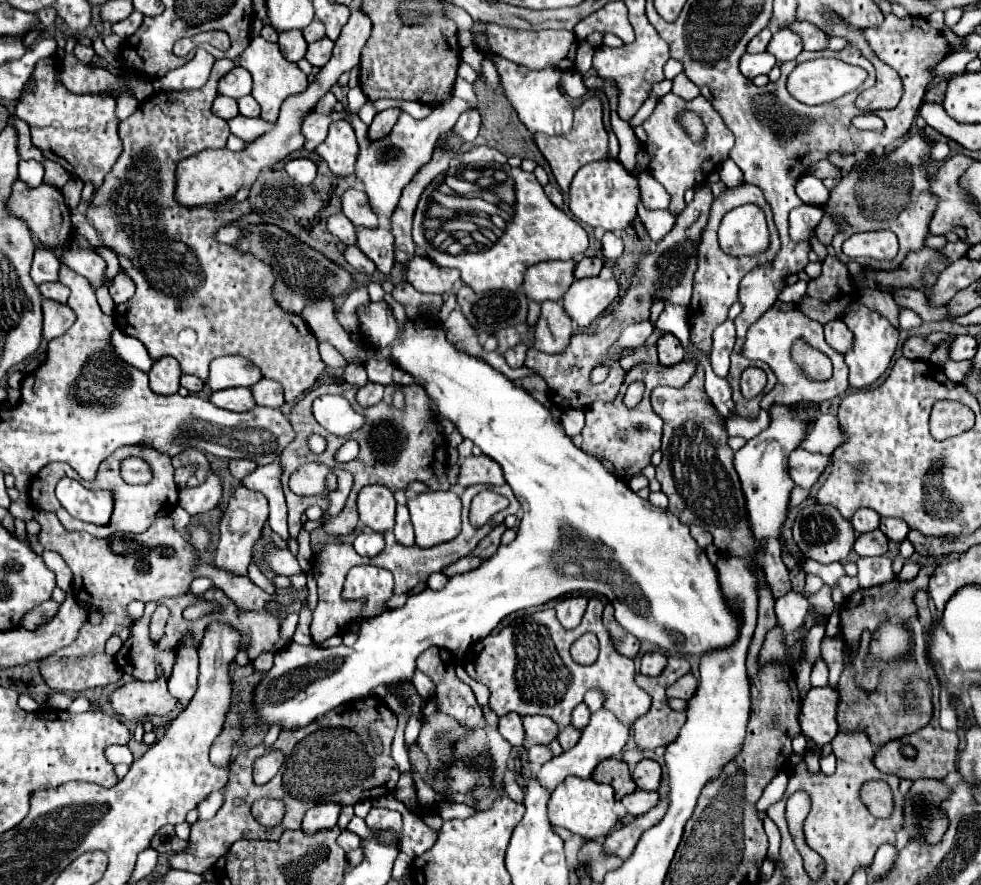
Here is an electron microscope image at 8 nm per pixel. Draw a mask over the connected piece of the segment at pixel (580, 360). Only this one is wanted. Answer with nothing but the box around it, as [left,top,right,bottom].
[525,320,625,410]

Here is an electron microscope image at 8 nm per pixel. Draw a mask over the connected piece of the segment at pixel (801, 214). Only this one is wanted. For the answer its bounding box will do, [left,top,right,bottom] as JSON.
[789,204,823,242]

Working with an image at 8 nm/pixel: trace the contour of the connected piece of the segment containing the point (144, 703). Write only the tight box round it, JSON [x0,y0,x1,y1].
[111,676,177,720]

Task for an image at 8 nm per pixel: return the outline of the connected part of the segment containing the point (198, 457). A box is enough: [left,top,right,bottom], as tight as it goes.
[171,450,209,486]

